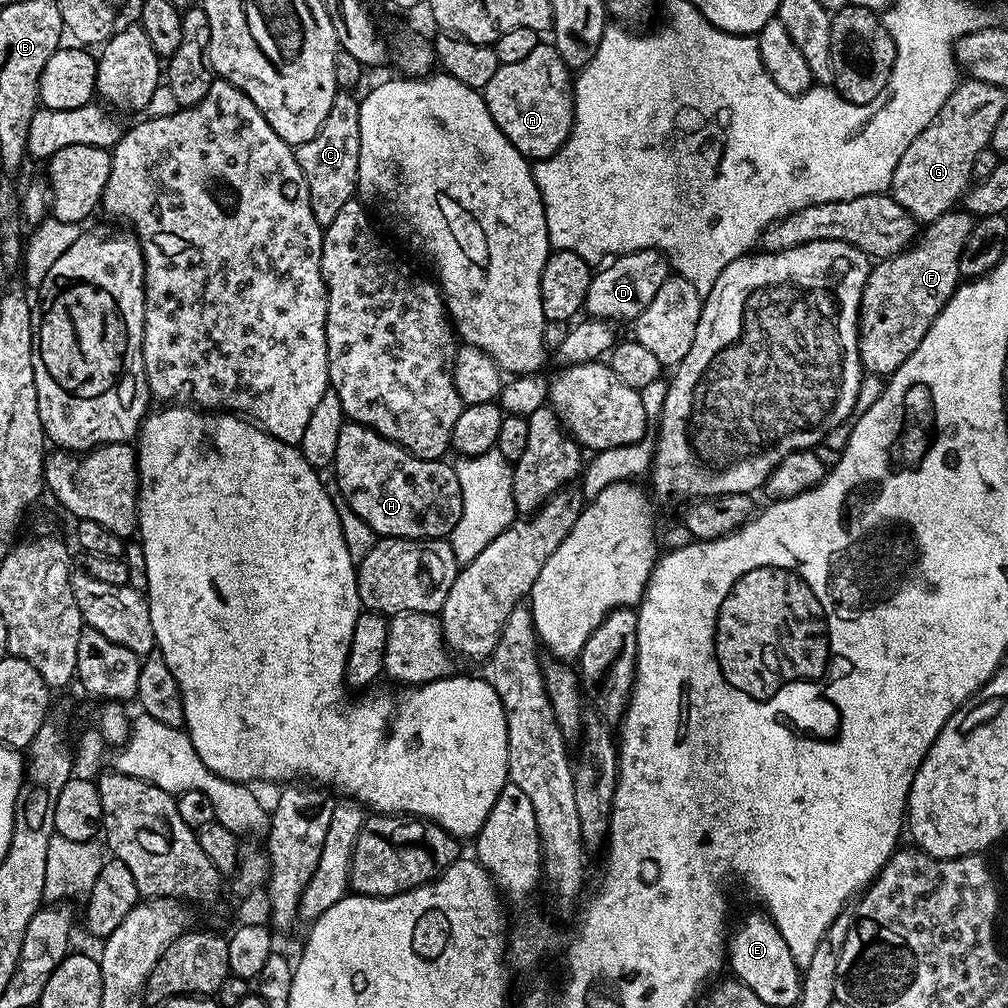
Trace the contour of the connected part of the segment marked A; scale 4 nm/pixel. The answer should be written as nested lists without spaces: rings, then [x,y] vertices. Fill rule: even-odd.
[[[541,42],[538,46],[534,46],[531,54],[522,58],[522,62],[501,64],[494,78],[490,78],[488,85],[482,89],[482,95],[502,134],[506,134],[508,141],[529,161],[548,160],[565,144],[572,132],[572,119],[576,105],[574,80],[570,75],[570,69],[564,65],[558,50],[551,43]]]

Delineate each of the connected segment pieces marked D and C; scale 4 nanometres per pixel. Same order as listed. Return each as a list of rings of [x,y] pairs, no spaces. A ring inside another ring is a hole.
[[[657,248],[627,252],[625,256],[617,256],[604,266],[601,272],[599,269],[593,275],[590,290],[586,290],[584,299],[583,311],[593,320],[634,322],[640,317],[642,310],[650,306],[654,294],[658,294],[658,286],[662,286],[662,282],[666,282],[670,275],[668,258]]]
[[[348,90],[337,91],[334,102],[330,102],[330,114],[326,114],[326,122],[310,138],[310,142],[295,145],[296,161],[306,178],[306,186],[310,194],[310,206],[314,210],[314,218],[321,226],[334,222],[335,216],[342,211],[342,206],[357,195],[356,179],[358,178],[358,154],[362,150],[362,126],[360,125],[360,100],[352,97]]]

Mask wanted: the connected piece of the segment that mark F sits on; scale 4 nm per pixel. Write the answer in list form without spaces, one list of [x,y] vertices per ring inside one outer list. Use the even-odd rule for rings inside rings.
[[[953,210],[942,214],[938,219],[923,225],[922,231],[908,245],[906,251],[871,265],[860,299],[858,350],[860,364],[865,373],[887,378],[894,370],[898,370],[898,366],[902,366],[902,362],[906,362],[906,358],[910,358],[910,354],[914,354],[914,350],[918,350],[918,342],[926,338],[934,318],[938,318],[945,302],[956,293],[961,283],[960,259],[962,250],[972,233],[973,223],[974,217],[970,212]]]

